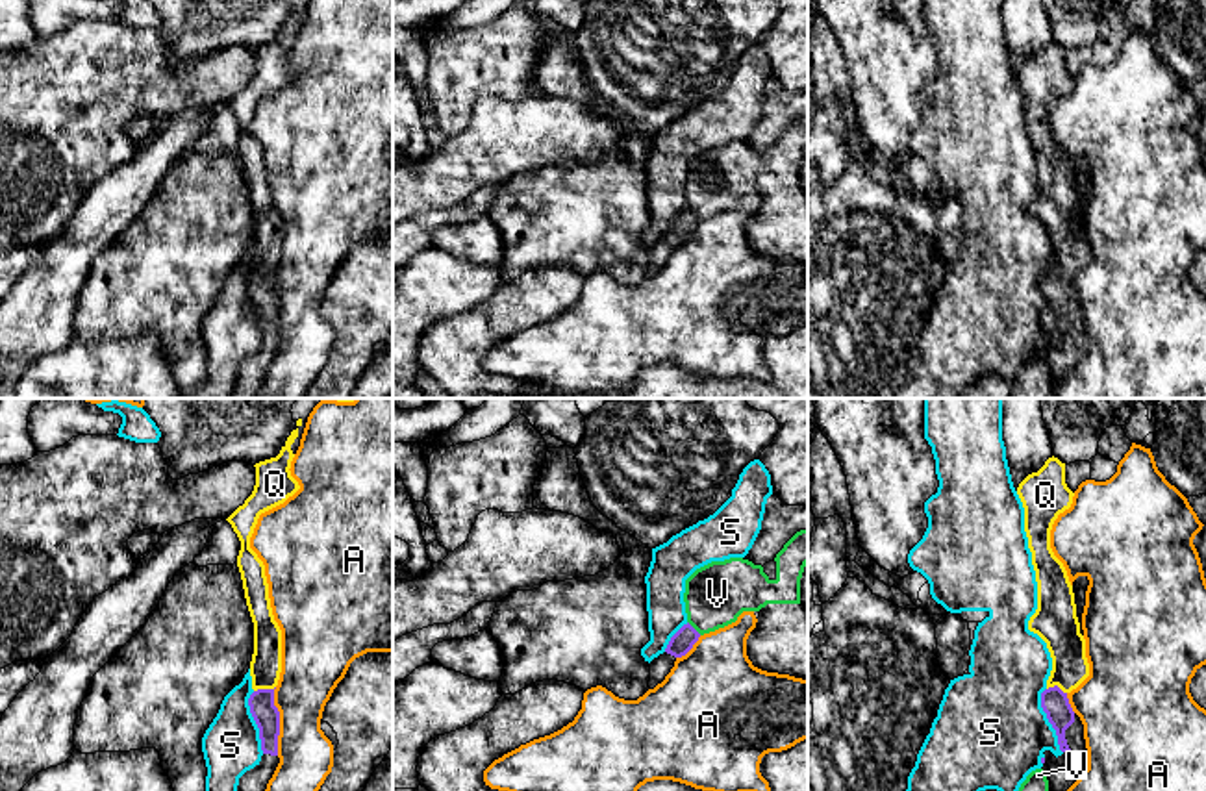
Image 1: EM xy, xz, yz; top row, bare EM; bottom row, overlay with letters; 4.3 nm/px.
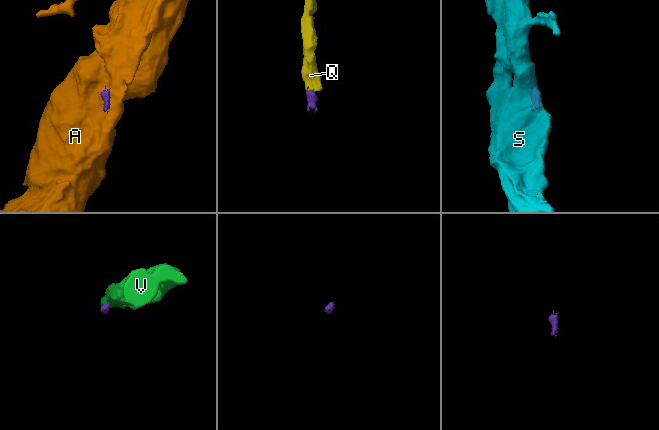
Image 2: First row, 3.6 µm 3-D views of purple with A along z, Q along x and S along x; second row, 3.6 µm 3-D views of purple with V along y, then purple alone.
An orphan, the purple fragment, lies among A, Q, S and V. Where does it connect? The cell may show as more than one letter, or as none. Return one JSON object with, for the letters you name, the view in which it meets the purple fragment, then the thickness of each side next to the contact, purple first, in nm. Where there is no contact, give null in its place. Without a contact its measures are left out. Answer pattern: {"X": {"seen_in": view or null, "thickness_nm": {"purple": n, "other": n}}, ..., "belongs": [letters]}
{"Q": {"seen_in": "xy", "thickness_nm": {"purple": 110, "other": 140}}, "belongs": ["Q"]}

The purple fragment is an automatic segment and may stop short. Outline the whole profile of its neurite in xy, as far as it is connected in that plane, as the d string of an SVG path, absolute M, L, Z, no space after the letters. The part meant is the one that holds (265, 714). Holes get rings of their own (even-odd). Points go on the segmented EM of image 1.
M296 398L291 413L298 428L291 432L276 458L254 465L256 485L252 495L226 519L241 541L237 567L254 622L254 654L250 661L254 693L248 706L259 728L263 750L261 761L239 778L237 791L265 791L280 763L280 711L274 706L274 687L282 672L282 630L272 615L265 565L250 548L250 537L261 513L283 504L300 489L289 469L300 446L308 417L320 400L354 402L356 398Z

